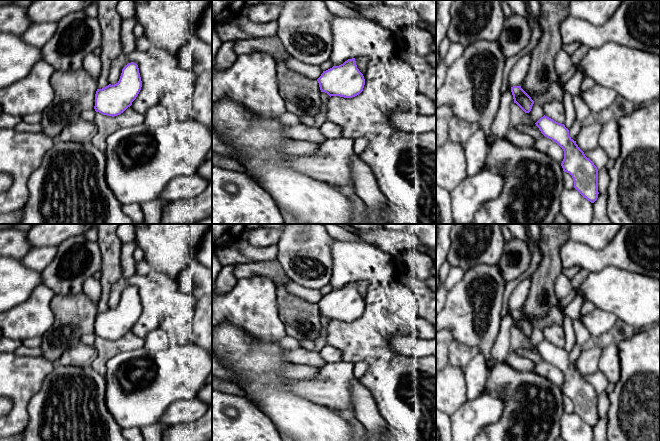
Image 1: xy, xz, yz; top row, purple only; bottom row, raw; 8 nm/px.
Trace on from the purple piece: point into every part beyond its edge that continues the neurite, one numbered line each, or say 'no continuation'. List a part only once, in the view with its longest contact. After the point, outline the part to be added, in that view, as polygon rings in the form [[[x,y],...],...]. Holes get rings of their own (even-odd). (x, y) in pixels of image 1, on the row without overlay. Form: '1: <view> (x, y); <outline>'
no continuation

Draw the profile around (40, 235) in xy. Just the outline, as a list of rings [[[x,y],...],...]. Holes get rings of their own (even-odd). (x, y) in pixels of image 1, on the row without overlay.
[[[35,224],[27,232],[27,240],[35,248],[54,247],[91,227],[86,224]]]

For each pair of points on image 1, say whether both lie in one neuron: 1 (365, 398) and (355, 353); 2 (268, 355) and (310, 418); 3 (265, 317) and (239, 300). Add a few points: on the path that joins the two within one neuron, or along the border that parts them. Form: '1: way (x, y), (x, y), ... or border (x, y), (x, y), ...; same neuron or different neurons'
1: border (358, 380), (370, 392), (376, 404); different neurons
2: way (268, 372), (268, 380), (293, 405); same neuron
3: way (259, 314), (250, 305), (245, 305); same neuron

